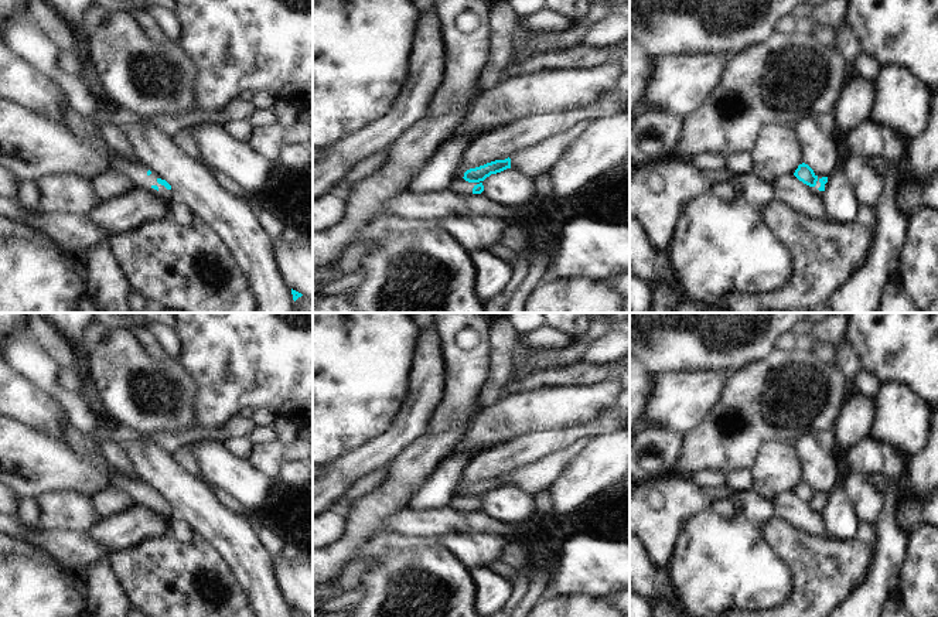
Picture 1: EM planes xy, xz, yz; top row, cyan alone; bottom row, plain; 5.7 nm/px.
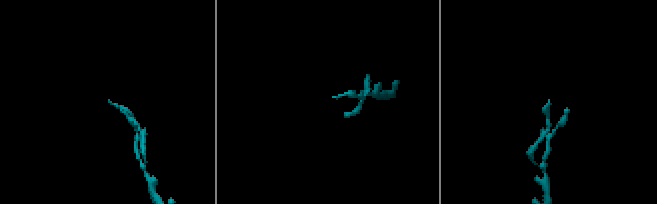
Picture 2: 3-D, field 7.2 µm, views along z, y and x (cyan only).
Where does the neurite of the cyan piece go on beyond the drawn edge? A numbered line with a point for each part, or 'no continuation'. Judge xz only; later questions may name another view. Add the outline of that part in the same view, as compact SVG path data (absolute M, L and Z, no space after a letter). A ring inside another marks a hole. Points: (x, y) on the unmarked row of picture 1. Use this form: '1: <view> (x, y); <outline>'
1: xz (459, 503); M456 495L448 508L460 511L460 512L471 512L473 511L473 505L480 501L480 500L468 500L464 495ZM480 498L482 500L482 498Z

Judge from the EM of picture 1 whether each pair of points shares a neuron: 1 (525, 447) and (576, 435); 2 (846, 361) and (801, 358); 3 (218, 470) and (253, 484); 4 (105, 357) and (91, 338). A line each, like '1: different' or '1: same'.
1: same
2: different
3: same
4: different

